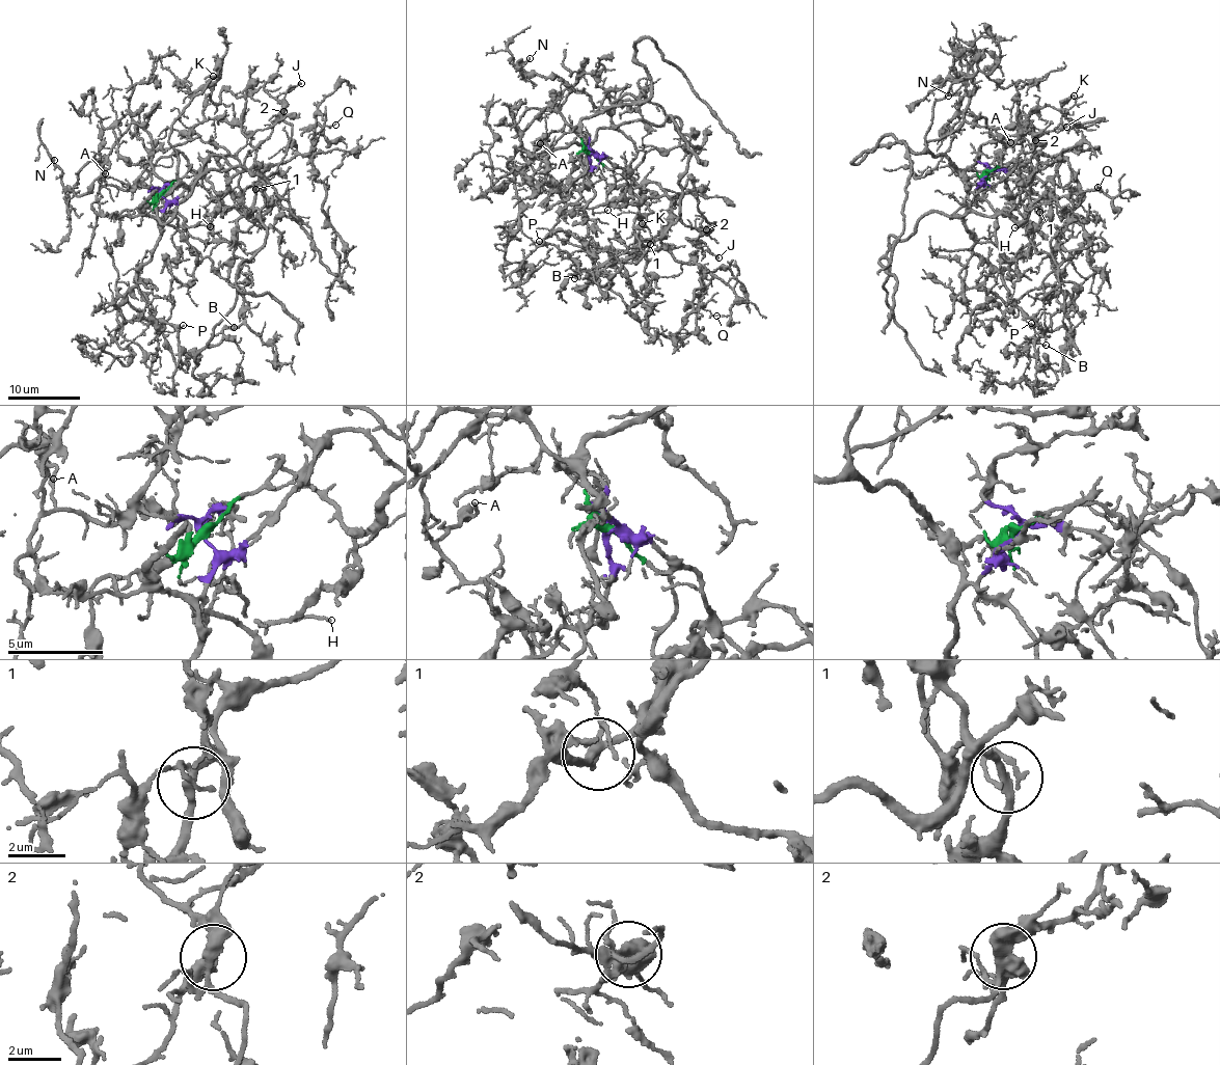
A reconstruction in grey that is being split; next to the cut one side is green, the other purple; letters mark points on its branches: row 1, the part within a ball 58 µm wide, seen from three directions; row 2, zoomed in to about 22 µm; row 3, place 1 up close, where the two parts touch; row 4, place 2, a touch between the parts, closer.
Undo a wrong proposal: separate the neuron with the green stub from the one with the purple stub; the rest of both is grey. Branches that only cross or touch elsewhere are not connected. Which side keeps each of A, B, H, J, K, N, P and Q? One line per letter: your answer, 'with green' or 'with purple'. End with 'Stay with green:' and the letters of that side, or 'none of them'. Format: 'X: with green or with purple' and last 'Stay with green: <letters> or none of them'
A: with purple
B: with green
H: with green
J: with green
K: with purple
N: with purple
P: with purple
Q: with green
Stay with green: B, H, J, Q

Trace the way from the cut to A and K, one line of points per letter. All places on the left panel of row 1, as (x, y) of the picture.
A: (162, 194), (165, 205), (159, 218), (103, 215), (92, 210), (91, 203), (105, 168), (105, 173)
K: (162, 194), (159, 218), (146, 213), (140, 206), (157, 190), (175, 185), (152, 162), (188, 140), (214, 76)

